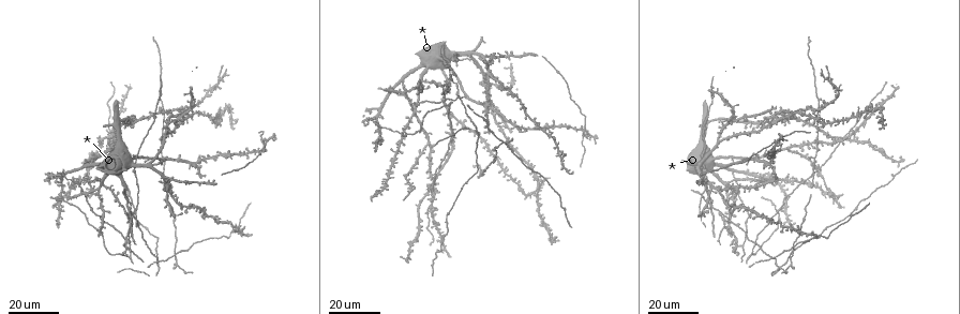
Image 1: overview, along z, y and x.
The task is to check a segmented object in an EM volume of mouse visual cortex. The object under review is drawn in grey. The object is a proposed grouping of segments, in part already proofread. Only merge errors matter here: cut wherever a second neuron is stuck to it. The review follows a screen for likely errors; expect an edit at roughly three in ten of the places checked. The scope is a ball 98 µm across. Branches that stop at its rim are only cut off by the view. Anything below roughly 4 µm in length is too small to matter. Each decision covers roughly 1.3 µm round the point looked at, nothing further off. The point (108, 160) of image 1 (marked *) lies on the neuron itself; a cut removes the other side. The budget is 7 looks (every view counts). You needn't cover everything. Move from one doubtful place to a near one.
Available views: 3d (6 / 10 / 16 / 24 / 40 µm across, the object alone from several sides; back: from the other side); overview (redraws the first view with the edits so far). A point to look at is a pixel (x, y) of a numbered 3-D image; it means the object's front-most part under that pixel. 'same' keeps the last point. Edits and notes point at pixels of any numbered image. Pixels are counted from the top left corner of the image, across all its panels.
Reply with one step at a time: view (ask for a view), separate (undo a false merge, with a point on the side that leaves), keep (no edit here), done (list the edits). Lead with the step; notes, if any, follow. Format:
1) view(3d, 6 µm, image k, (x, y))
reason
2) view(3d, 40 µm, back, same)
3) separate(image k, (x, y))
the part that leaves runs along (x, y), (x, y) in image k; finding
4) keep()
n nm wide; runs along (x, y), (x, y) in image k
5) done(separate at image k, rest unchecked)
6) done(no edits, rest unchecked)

view(3d, 24 µm, image 1, (157, 266))
arms part here

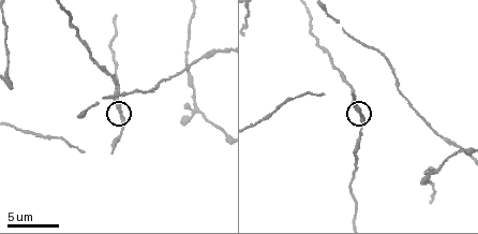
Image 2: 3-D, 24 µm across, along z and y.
view(3d, 6 µm, image 2, (121, 117))

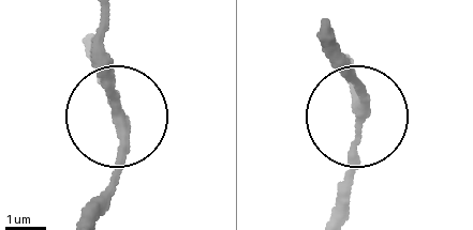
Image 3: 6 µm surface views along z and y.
keep()
side arm 24 µm; runs along (105, 17), (126, 159), (94, 217) in image 3; one neuron here

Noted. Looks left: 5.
view(3d, 16 µm, image 1, (263, 137))
side arm on a straight run

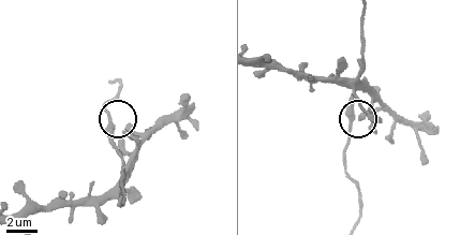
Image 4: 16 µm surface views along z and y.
view(3d, 6 µm, image 4, (109, 126))

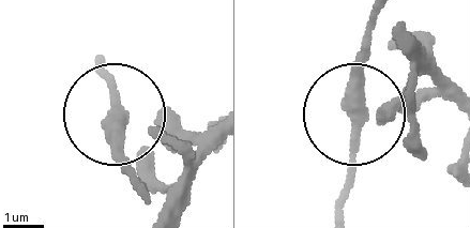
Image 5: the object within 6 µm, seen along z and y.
keep()
side arm 15 µm; all the same neuron

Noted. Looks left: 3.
view(3d, 24 µm, image 1, (220, 79))
four or more arms meet

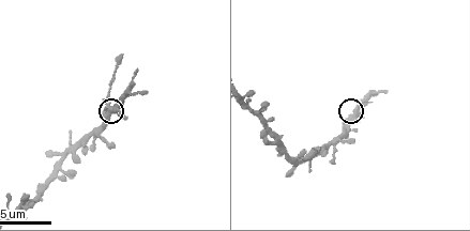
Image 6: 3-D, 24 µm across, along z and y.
view(3d, 6 µm, image 6, (108, 106))

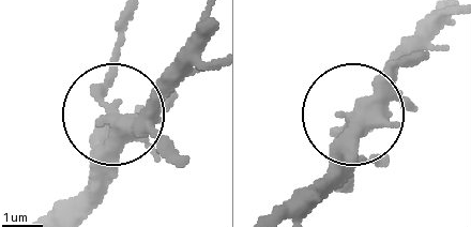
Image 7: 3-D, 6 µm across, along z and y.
separate(image 7, (116, 54))
4 arms; two neurons meet here

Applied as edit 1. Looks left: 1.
done(separate at image 7, rest unchecked)

